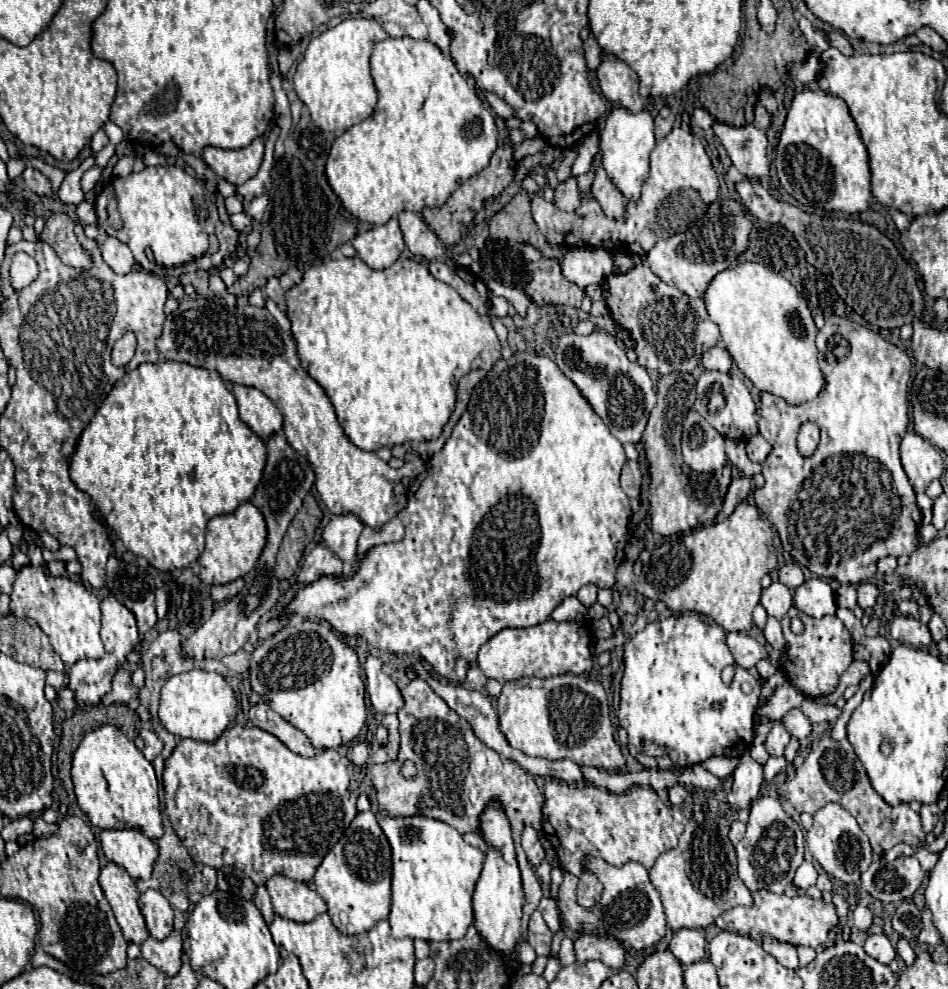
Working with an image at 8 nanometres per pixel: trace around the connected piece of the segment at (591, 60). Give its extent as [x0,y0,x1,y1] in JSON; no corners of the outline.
[584,34,602,72]

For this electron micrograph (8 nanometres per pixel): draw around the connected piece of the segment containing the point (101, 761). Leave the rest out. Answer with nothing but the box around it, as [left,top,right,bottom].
[72,726,162,840]

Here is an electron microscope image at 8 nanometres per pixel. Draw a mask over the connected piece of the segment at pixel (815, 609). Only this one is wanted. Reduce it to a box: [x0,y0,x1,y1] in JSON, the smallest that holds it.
[794,578,836,618]

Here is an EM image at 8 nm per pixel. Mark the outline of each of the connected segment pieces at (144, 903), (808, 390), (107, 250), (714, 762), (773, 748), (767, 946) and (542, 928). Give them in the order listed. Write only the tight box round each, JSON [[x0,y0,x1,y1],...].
[[140,890,174,940],[706,262,822,404],[100,236,136,274],[702,756,738,778],[764,722,790,756],[762,934,798,970],[528,910,552,956]]

